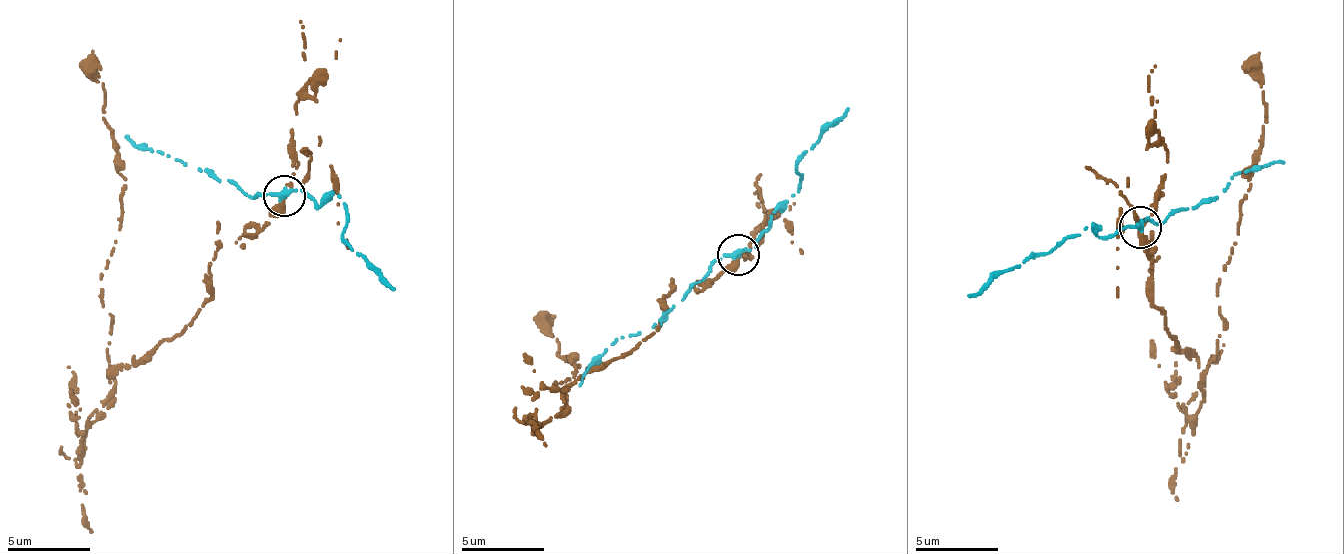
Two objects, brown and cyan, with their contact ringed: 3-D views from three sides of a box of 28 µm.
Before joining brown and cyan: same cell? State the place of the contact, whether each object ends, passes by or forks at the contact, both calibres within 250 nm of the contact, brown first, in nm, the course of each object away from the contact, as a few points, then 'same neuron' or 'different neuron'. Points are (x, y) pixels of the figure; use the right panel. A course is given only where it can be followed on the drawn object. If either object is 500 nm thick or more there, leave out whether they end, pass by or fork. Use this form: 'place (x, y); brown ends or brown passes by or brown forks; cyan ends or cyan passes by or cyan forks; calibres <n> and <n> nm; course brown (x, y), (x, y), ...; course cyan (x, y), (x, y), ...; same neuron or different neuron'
place (1140, 227); brown forks; cyan passes by; calibres 200 and 320 nm; course brown (1139, 228), (1152, 305), (1201, 371), (1218, 350), (1222, 263), (1264, 128), (1260, 51); course cyan (1139, 228), (1139, 225), (1102, 238), (1097, 227), (1085, 229), (993, 271), (968, 296); different neuron

